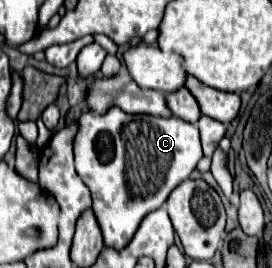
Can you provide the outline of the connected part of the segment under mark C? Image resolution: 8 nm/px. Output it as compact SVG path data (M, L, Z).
M112 106L106 114L84 112L78 118L78 132L74 136L74 160L76 172L92 192L92 210L102 230L104 246L122 250L130 244L142 218L152 210L158 210L170 196L170 192L190 178L196 164L204 158L200 144L200 130L184 122L182 118L156 118L148 114L126 114L118 106Z

